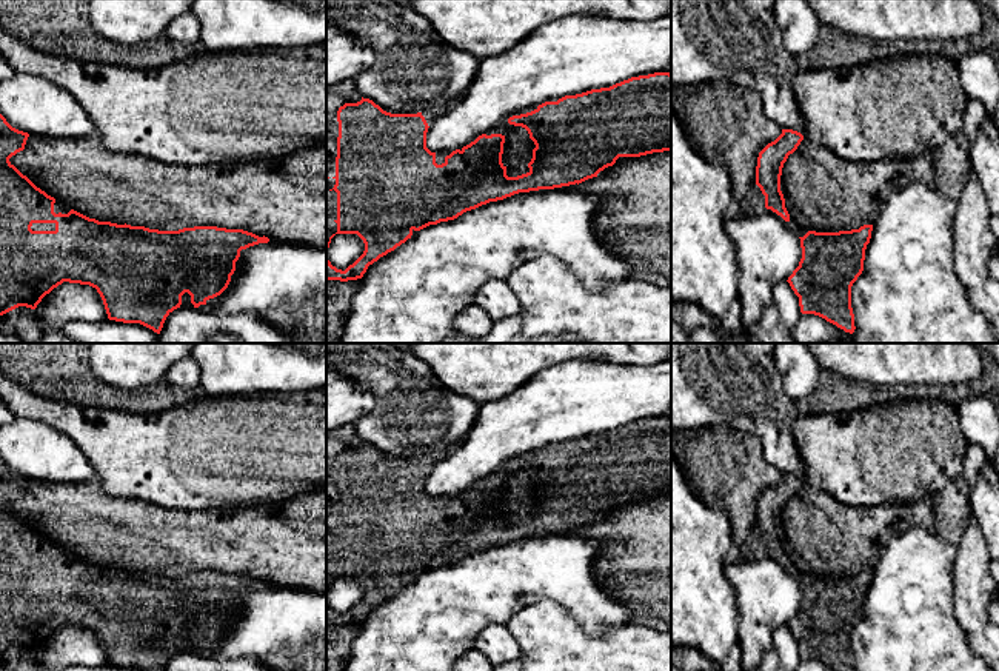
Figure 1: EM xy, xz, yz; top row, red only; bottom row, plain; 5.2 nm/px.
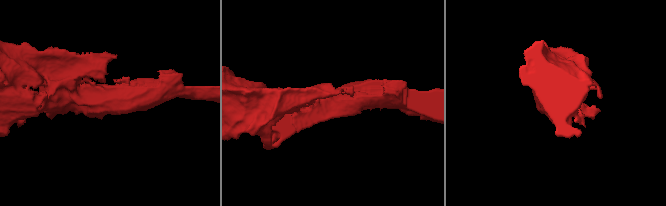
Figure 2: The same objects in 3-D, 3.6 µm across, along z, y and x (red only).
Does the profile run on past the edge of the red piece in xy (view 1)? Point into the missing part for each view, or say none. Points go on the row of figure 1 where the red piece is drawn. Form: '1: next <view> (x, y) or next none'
1: next xy (36, 227)

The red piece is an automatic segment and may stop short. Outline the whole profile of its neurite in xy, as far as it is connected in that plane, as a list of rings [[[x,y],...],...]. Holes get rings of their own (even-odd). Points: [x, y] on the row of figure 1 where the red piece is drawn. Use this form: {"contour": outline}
{"contour": [[[0,114],[0,315],[18,306],[35,309],[46,294],[69,282],[95,288],[109,320],[140,323],[160,334],[166,317],[180,308],[185,292],[191,295],[194,308],[206,305],[228,288],[240,251],[269,242],[265,235],[259,237],[243,229],[194,226],[159,231],[89,219],[48,195],[9,162],[25,149],[28,137],[28,132],[12,128]]]}

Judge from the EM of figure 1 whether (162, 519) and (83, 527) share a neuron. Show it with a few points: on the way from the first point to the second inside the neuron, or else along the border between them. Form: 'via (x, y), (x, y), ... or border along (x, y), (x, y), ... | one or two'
via (142, 527), (103, 527) | one

